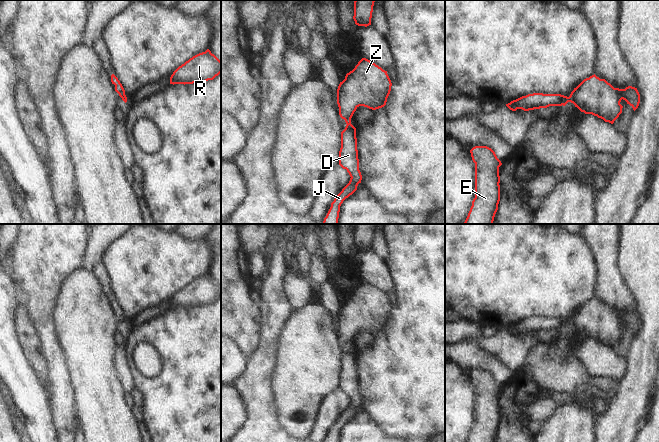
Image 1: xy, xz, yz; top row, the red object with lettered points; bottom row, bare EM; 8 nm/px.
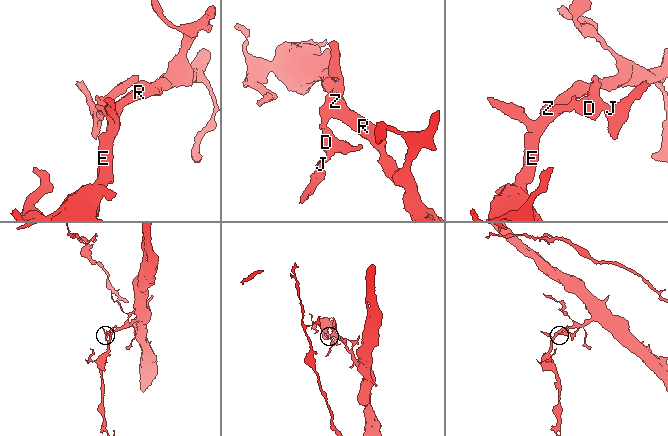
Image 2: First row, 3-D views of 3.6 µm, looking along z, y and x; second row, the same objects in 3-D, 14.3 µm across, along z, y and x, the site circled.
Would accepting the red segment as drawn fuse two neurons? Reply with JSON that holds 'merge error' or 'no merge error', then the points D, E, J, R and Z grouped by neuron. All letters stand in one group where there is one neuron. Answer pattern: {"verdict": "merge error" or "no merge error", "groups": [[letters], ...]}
{"verdict": "merge error", "groups": [["D", "J"], ["E", "R", "Z"]]}

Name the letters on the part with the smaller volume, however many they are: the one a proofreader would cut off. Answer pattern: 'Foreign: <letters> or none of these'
Foreign: D, J

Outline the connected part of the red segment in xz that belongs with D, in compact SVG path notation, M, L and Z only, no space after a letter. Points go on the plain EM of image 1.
M352 348L346 349L345 353L341 356L339 389L347 394L351 402L349 407L331 427L331 431L325 442L339 442L341 428L357 414L357 410L362 404L359 394L356 352Z

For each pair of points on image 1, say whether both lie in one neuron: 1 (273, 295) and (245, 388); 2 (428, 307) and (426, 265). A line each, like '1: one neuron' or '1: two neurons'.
1: one neuron
2: one neuron

